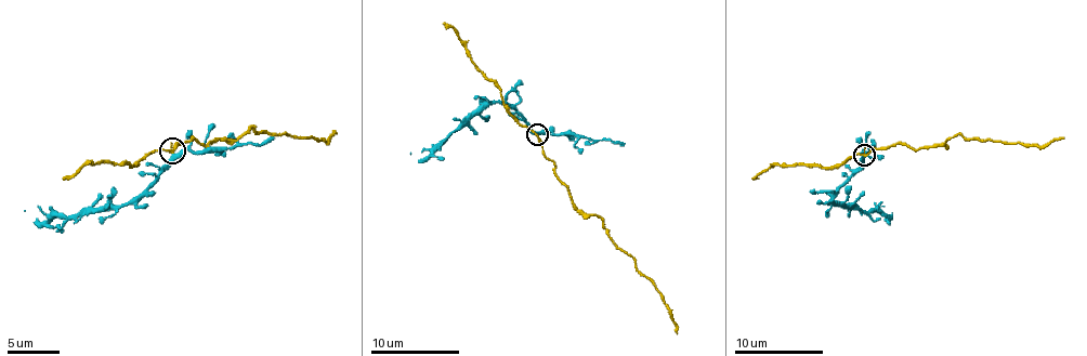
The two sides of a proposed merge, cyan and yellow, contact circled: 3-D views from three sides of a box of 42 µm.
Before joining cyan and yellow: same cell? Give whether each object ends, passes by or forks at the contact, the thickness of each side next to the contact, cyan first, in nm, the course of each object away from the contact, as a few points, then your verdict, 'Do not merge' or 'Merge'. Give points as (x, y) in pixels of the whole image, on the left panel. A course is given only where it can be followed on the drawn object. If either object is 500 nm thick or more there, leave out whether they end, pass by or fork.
At the ring cyan passes by. At the ring yellow passes by. Thickness 320 nm (cyan) against 180 nm. Course of cyan: (171, 153), (171, 160), (145, 189), (122, 205), (86, 207), (78, 215), (47, 215), (37, 207), (24, 210). Course of yellow: (171, 150), (192, 137), (205, 145), (238, 140), (251, 127), (257, 132), (327, 140), (335, 130). Do not merge

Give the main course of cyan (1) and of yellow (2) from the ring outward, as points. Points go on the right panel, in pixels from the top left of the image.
1: (864, 157), (864, 163), (839, 187), (833, 201), (850, 203), (856, 210), (879, 210), (881, 203), (883, 206)
2: (864, 154), (892, 143), (917, 149), (934, 147), (959, 134), (1040, 145), (1063, 136)

